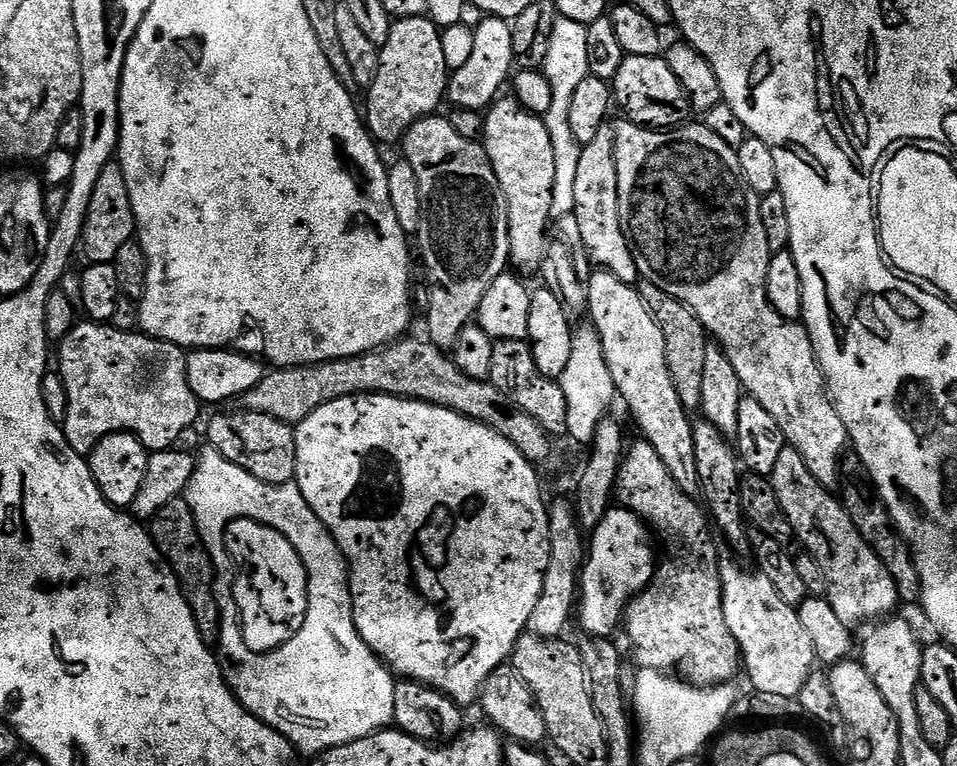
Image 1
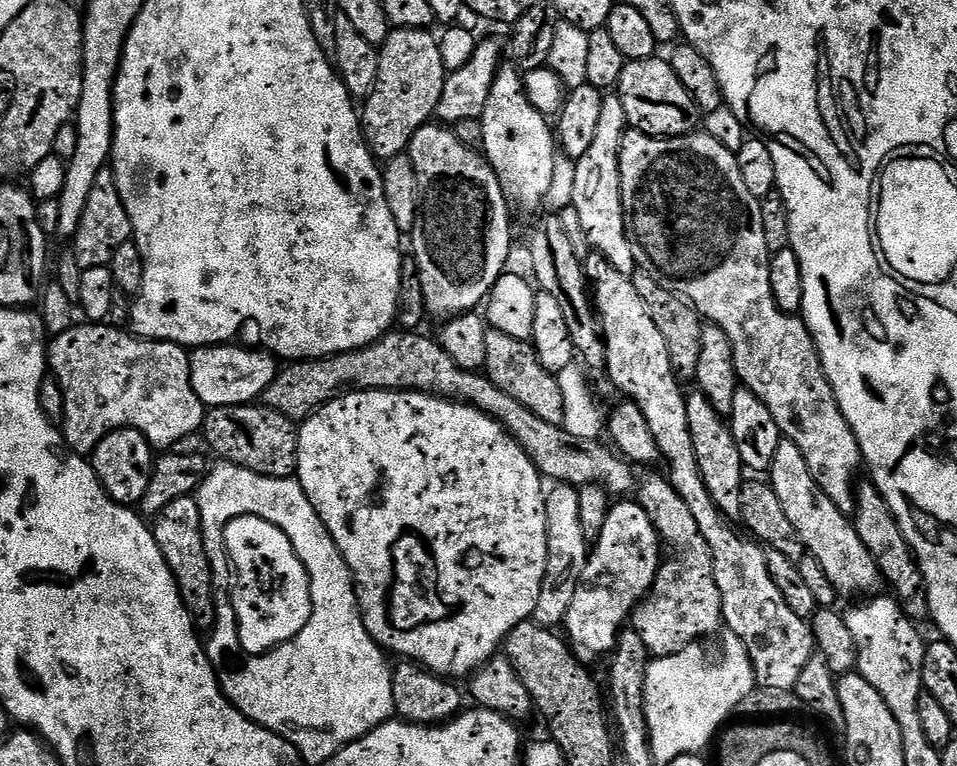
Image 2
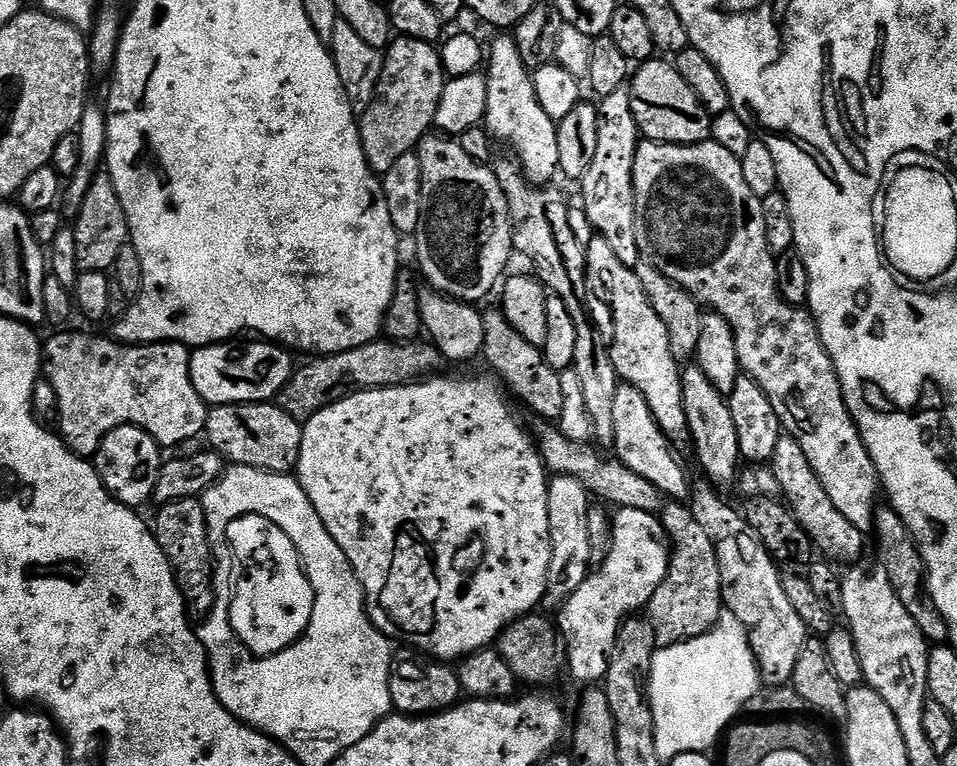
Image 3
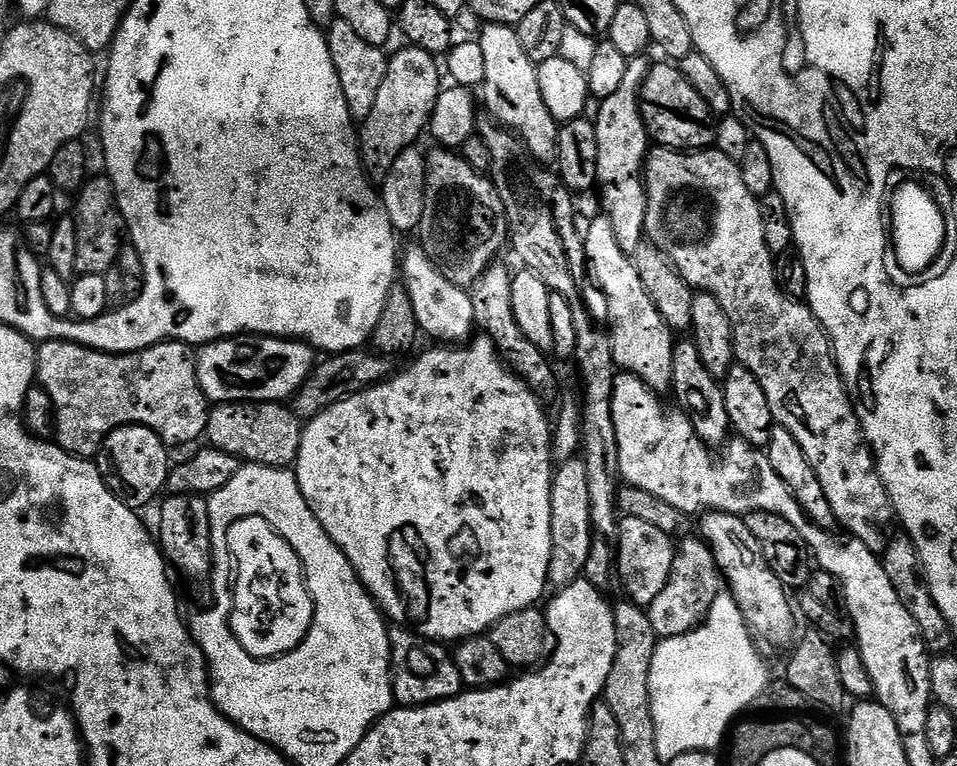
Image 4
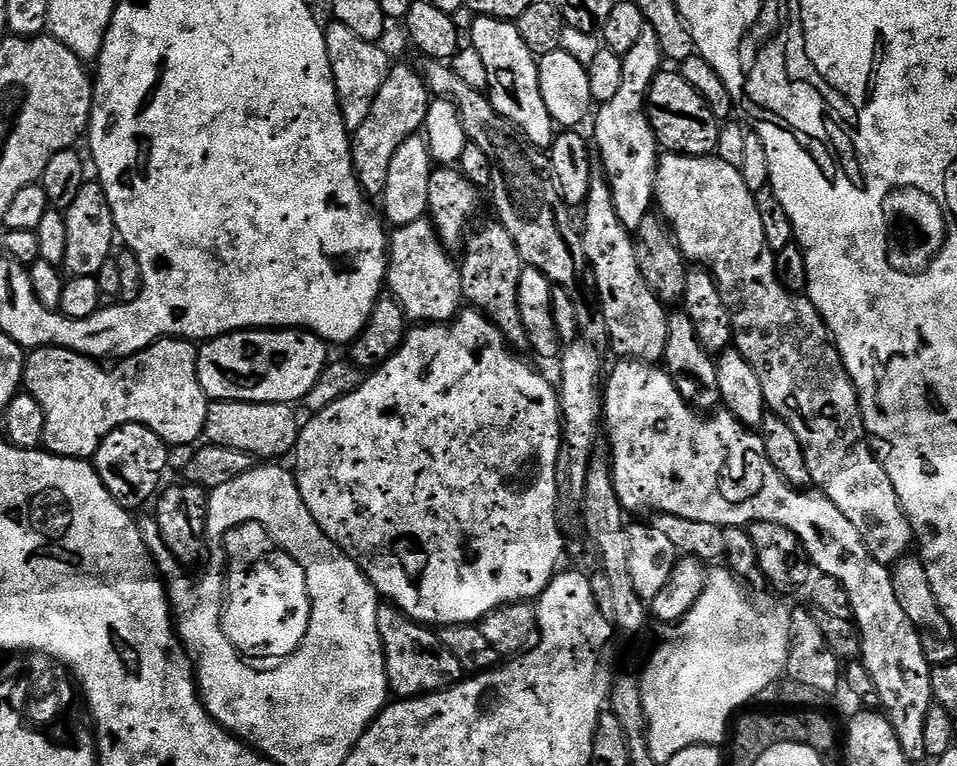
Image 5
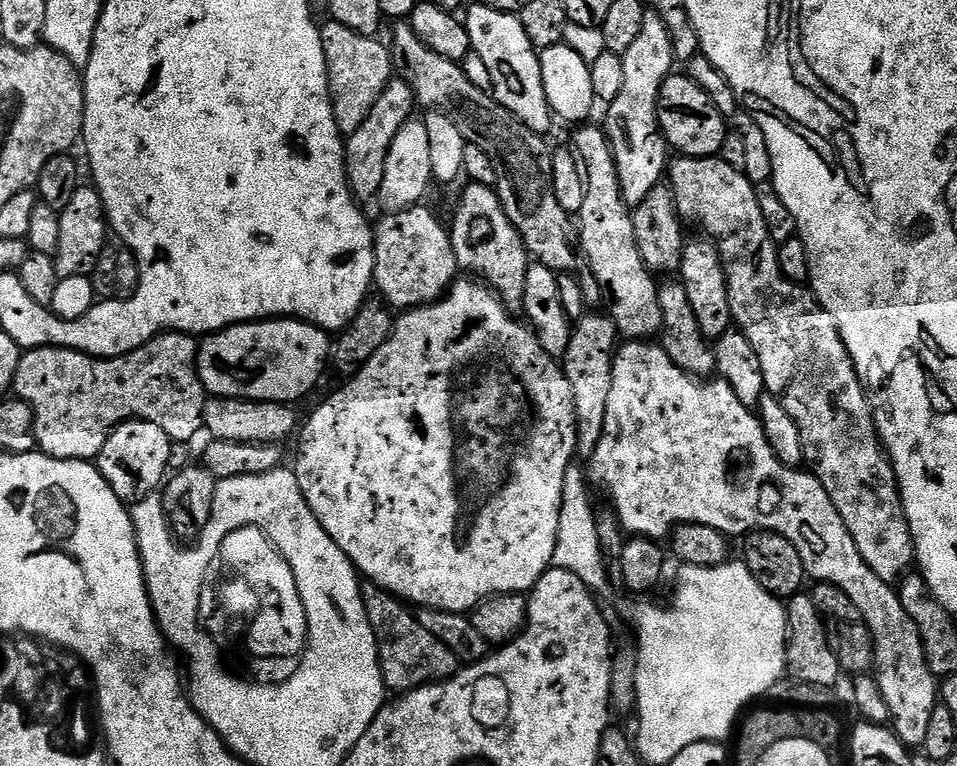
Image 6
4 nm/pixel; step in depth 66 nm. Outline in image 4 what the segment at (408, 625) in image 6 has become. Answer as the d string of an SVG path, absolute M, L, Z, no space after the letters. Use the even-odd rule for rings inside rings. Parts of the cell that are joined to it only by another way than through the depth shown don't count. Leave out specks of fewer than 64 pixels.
M396 626L389 631L392 644L392 698L397 705L417 708L442 702L465 691L462 674L458 674L456 657L443 643L417 636L410 628Z

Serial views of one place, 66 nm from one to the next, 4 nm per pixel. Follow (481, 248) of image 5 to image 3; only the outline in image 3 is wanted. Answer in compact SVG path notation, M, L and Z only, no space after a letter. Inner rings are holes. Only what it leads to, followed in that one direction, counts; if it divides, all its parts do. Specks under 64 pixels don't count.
M499 307L487 309L484 312L482 330L484 331L482 360L493 368L491 371L495 379L511 395L513 392L533 412L531 414L533 417L549 422L559 421L563 414L561 373L548 365L543 351L535 348L530 342L526 342L526 338L522 338L522 334L514 330L514 326L510 326L510 322Z

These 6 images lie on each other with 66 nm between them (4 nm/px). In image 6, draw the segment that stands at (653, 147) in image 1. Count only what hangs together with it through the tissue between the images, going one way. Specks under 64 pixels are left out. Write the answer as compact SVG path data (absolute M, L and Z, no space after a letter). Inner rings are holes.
M676 158L670 164L670 187L681 217L685 221L691 222L693 220L694 223L701 224L709 232L705 233L713 241L718 242L720 256L724 260L724 269L728 279L730 310L732 311L735 327L744 333L744 337L750 342L750 346L754 346L754 354L758 354L758 362L762 366L762 378L764 379L767 395L778 398L778 402L782 402L786 414L790 414L790 418L794 418L795 424L798 425L798 434L802 434L802 446L804 447L804 458L807 467L812 475L818 478L818 482L822 482L826 494L830 494L830 502L834 502L846 530L850 530L850 538L854 538L854 546L858 546L858 554L862 554L862 562L866 562L866 566L870 566L870 570L874 570L874 574L878 574L878 578L882 578L882 582L895 585L904 579L906 573L911 569L908 567L913 567L916 559L916 547L912 541L910 522L906 518L906 510L900 497L900 483L896 480L896 472L892 469L892 461L888 459L884 445L876 434L874 412L870 404L868 408L868 396L864 393L867 392L865 385L861 384L858 378L854 362L842 342L842 334L838 330L836 320L816 301L816 295L812 293L811 287L795 284L790 278L786 278L786 274L782 274L778 246L768 236L766 218L762 218L762 206L758 206L756 185L744 175L741 169L730 166L722 158Z

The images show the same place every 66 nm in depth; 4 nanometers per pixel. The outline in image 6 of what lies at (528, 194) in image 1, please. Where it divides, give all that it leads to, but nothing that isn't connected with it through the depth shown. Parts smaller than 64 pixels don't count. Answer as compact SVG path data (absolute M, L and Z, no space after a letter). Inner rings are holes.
M476 2L470 8L467 9L466 23L472 52L477 56L475 59L486 66L491 95L495 96L499 104L506 106L514 118L530 126L530 130L548 134L554 115L543 90L540 57L537 49L532 47L530 38L526 38L526 30L522 30L519 15L494 10L482 2Z

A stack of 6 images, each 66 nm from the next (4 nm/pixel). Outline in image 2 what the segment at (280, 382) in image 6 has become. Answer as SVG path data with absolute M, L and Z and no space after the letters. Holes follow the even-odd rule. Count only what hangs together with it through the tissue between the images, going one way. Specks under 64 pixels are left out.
M213 346L210 348L195 349L189 355L190 382L194 386L194 394L198 394L200 401L208 408L218 406L234 406L235 404L251 404L259 401L264 391L274 382L278 371L277 357L267 350L256 348L232 348L236 346Z

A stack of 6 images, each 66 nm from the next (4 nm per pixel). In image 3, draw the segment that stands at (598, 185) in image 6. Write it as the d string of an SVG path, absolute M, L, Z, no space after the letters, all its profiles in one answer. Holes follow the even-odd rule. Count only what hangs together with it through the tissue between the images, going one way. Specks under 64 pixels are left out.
M593 235L586 247L586 280L589 285L597 284L604 291L608 308L612 311L612 340L616 345L611 345L610 351L614 370L623 383L634 386L634 390L646 398L646 406L650 406L658 426L669 441L676 446L687 445L690 437L686 426L686 410L682 410L682 368L674 354L670 354L670 338L666 334L666 326L662 318L654 314L654 306L648 304L635 268L627 268L618 262L618 254L610 250L610 242Z

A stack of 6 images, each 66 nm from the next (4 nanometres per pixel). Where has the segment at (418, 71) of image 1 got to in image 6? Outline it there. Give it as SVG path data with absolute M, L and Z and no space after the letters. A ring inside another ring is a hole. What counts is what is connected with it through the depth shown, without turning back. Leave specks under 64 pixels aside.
M393 78L386 86L382 98L370 110L370 118L358 126L344 141L344 169L348 175L348 186L357 201L375 201L382 190L382 177L386 175L386 154L390 154L390 146L397 136L398 130L406 126L408 120L413 119L417 111L416 95L408 83L399 78Z

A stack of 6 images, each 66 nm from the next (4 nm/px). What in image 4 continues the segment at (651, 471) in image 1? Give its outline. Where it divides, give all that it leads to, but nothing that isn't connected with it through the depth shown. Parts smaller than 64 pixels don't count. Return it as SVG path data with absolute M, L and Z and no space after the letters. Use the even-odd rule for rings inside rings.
M695 535L687 536L675 545L676 560L670 566L670 578L666 586L662 586L662 594L658 594L658 598L654 598L654 602L646 608L650 626L654 626L657 637L660 638L681 636L699 628L707 621L710 606L722 591L722 577L716 569L714 554L703 539Z

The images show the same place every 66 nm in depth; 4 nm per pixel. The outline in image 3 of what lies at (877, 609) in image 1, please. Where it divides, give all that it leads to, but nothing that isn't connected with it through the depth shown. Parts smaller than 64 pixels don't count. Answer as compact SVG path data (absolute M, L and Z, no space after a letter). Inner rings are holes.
M780 435L778 444L774 446L770 467L780 487L779 495L783 503L787 504L789 510L792 511L792 517L812 540L813 549L819 555L820 552L824 555L821 557L837 565L848 566L859 561L856 559L864 552L865 533L850 526L850 522L846 522L846 518L842 518L842 514L834 510L834 502L830 502L826 490L822 490L822 482L818 482L818 474L814 474L810 462L806 459L806 453L802 451L802 446L798 446L793 436Z

